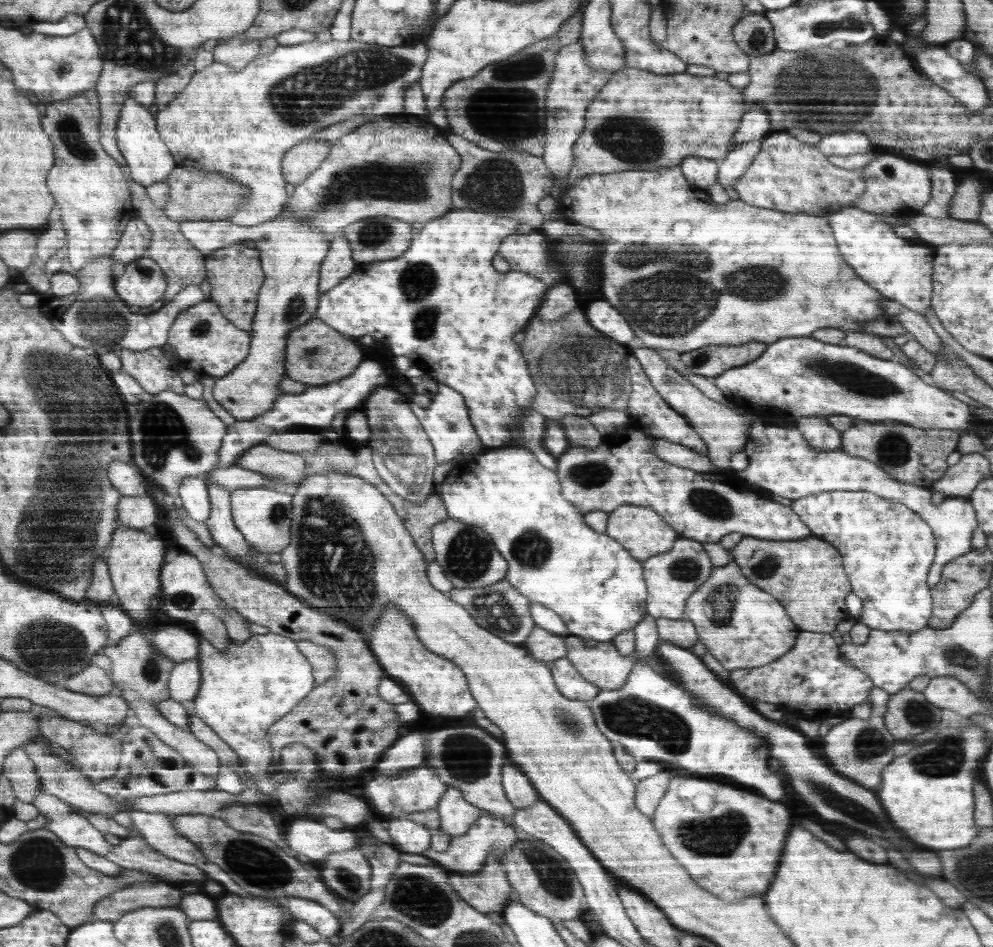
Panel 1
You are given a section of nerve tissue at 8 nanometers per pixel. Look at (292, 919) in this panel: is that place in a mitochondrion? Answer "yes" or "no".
no

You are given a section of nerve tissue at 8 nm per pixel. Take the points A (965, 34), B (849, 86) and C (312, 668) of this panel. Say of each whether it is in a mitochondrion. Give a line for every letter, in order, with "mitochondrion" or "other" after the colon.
A: other
B: mitochondrion
C: other

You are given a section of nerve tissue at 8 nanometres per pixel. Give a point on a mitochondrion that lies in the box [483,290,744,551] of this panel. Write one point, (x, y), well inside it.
(587, 372)

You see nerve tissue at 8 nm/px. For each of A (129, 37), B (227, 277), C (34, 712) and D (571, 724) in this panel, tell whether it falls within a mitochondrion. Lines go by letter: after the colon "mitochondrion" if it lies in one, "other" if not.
A: mitochondrion
B: other
C: other
D: mitochondrion

